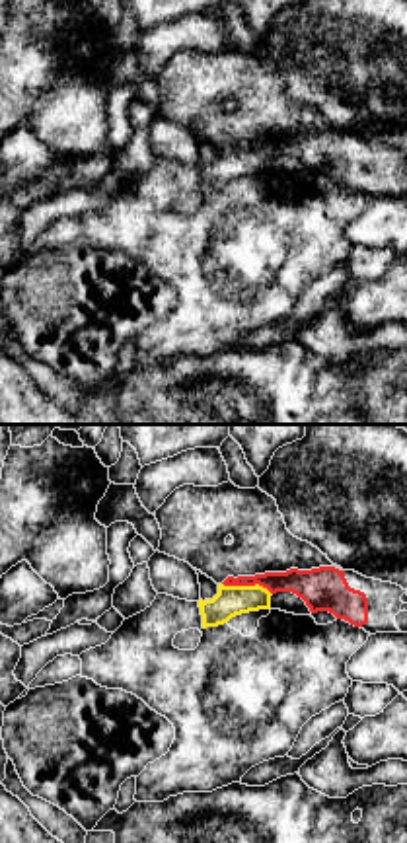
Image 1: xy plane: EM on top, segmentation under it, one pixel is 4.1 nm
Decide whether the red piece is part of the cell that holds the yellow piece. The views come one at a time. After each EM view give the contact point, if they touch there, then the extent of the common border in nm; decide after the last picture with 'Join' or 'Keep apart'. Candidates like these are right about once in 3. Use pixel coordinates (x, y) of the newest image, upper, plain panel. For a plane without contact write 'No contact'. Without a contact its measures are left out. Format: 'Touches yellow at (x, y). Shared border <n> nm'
Touches yellow at (248, 150). Shared border 220 nm

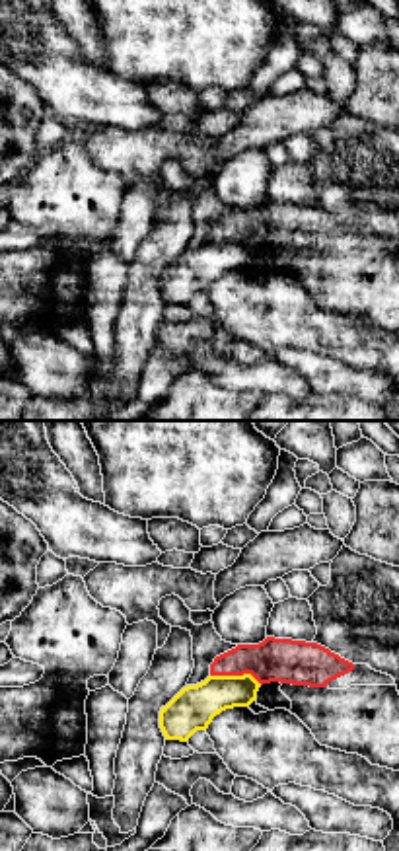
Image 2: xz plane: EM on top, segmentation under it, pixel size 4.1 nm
Touches yellow at (236, 240). Shared border 220 nm

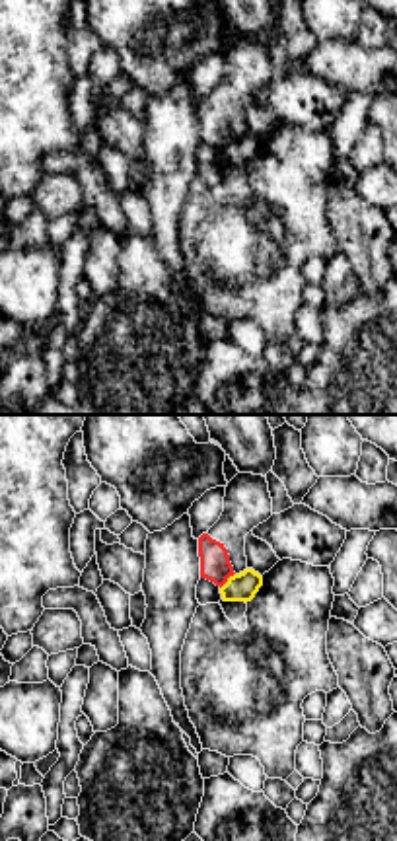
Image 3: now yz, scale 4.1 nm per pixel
Touches yellow at (228, 145). Shared border 90 nm

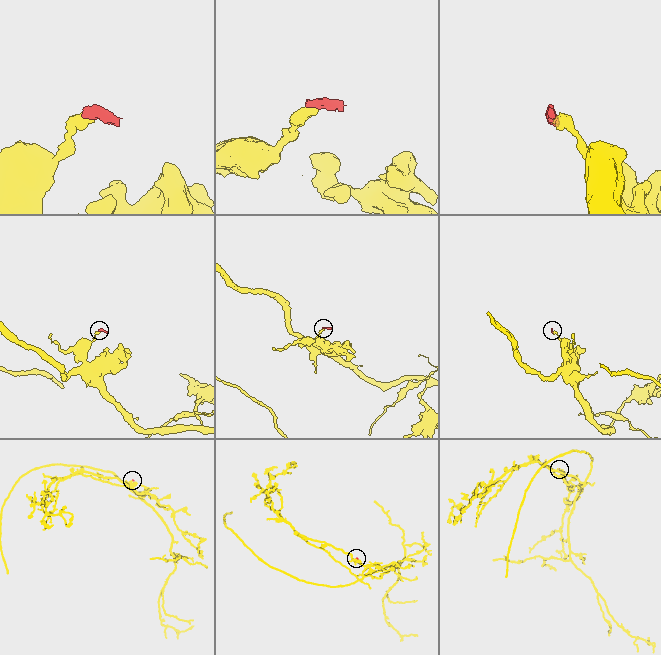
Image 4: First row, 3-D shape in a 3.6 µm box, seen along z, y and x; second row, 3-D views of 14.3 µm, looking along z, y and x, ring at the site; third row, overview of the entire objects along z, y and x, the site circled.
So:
Keep apart

